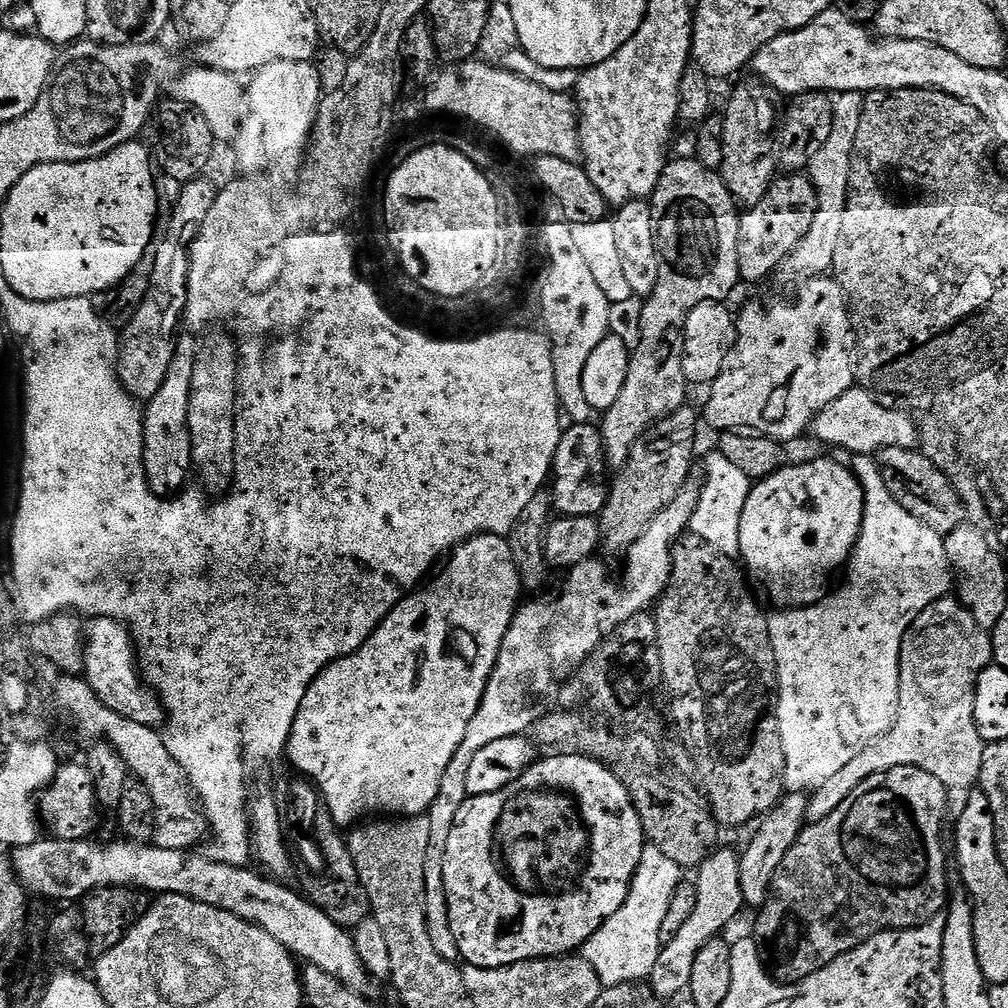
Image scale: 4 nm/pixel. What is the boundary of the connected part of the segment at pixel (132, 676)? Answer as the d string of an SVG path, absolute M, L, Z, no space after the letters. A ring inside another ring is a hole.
M105 616L87 621L82 676L87 680L90 690L94 690L94 694L98 694L102 703L110 706L110 710L114 710L114 714L122 714L122 718L138 722L147 728L155 729L165 723L164 705L160 703L160 697L149 691L142 683L133 637L120 621Z

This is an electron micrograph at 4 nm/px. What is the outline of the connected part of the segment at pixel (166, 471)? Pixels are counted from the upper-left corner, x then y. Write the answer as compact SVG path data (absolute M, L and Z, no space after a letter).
M185 332L179 340L175 341L174 353L170 360L169 369L162 380L162 386L158 388L158 393L154 398L145 403L144 426L143 426L143 464L147 482L153 493L161 498L170 498L177 495L184 487L184 482L191 475L192 463L192 443L189 434L189 398L190 383L193 381L194 362L198 351L198 342L192 338L191 333Z

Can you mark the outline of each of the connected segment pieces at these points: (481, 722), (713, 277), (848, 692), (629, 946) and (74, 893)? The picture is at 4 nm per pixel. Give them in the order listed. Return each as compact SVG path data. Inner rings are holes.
M689 478L684 483L678 498L674 500L648 527L642 538L627 545L628 565L624 568L624 581L607 580L599 576L600 568L595 559L586 559L575 565L567 573L568 581L557 600L536 600L533 604L525 603L517 611L512 629L504 640L498 662L488 681L488 690L484 702L472 722L472 729L460 753L452 759L448 773L444 776L444 785L440 788L438 798L428 809L426 815L430 822L430 846L426 850L426 922L430 930L430 942L442 958L456 962L460 960L460 951L454 942L448 917L448 895L444 889L444 859L446 858L446 841L450 839L450 830L454 830L454 818L458 810L469 799L466 790L466 774L474 754L498 738L510 738L527 733L530 724L524 721L524 703L536 704L540 696L548 696L557 691L556 671L563 664L579 666L607 641L607 636L624 627L624 623L634 618L639 612L648 612L668 590L672 582L672 554L674 545L681 536L689 531L689 524L699 504L701 481Z
M669 159L664 165L664 173L650 203L658 217L656 221L656 242L660 246L663 261L660 281L654 294L643 301L641 341L631 353L632 365L628 371L628 381L614 406L603 413L602 431L607 463L623 469L632 454L632 447L641 440L660 420L685 407L690 385L684 369L684 327L694 306L702 302L727 301L728 295L741 283L738 242L740 241L740 218L737 201L732 191L724 184L723 175L717 169L706 167L701 160Z
M856 456L853 461L850 467L864 488L864 521L846 565L848 581L818 604L785 611L784 624L772 622L768 626L780 679L776 713L786 750L784 782L793 792L820 788L826 778L847 766L854 754L862 754L866 746L892 729L900 705L900 651L904 636L914 618L926 606L949 595L952 580L954 584L944 536L914 518L896 501L872 456Z
M645 847L626 902L618 910L618 914L611 916L589 938L582 949L582 959L593 968L604 988L644 982L651 977L654 962L658 962L661 949L658 934L662 929L662 920L670 908L675 892L682 888L680 875L680 865L666 858L662 850Z
M55 838L37 839L35 844L11 849L10 859L12 869L16 871L16 878L24 885L25 889L33 897L45 896L48 900L68 900L64 902L80 902L98 888L130 888L144 892L156 892L165 896L185 896L191 900L202 902L206 906L214 906L234 914L238 918L248 920L256 924L270 938L282 942L286 950L291 952L297 961L305 965L322 970L330 974L335 980L340 981L346 988L353 990L363 989L363 984L369 982L369 973L365 971L360 960L359 950L356 949L356 941L345 929L340 928L331 918L309 899L303 900L296 892L283 888L283 883L269 878L267 875L250 872L249 867L235 868L232 864L221 864L215 859L202 860L196 854L179 852L178 850L162 850L155 846L149 846L144 842L123 842L124 844L112 844L109 848L99 848L87 840L57 840Z

